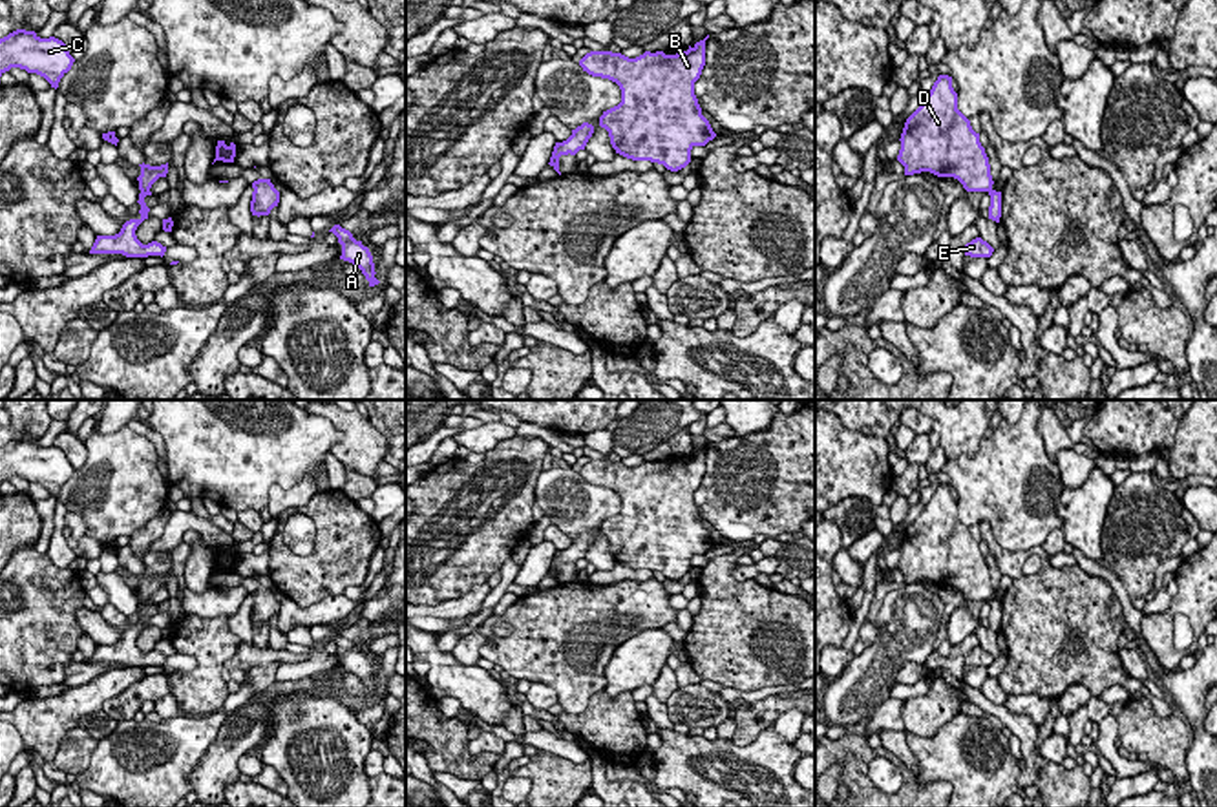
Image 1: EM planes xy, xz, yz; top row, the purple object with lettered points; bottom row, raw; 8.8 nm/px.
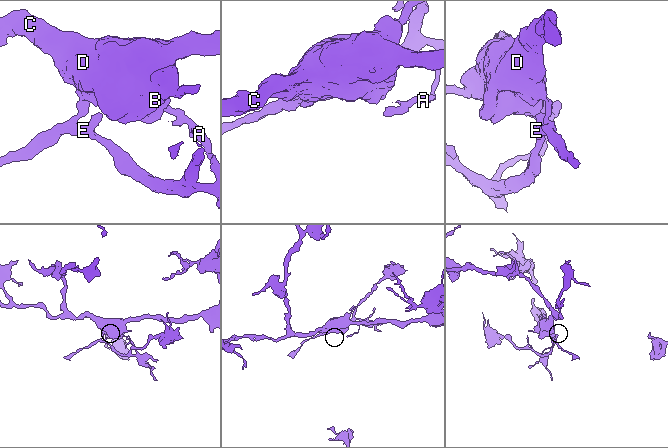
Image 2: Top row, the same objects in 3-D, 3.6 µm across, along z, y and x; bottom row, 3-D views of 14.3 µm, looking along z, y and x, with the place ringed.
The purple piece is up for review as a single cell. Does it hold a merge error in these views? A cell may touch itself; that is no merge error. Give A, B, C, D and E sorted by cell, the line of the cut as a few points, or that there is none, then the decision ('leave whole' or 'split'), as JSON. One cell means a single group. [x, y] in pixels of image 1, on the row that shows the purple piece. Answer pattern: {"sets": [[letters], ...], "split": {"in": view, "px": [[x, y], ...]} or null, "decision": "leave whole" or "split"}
{"sets": [["A", "E"], ["B", "C", "D"]], "split": {"in": "xy", "px": [[141, 190], [148, 192]]}, "decision": "split"}

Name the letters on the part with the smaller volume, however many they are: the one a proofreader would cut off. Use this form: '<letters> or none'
A, E

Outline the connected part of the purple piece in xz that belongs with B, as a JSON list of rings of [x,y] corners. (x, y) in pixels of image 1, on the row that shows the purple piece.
[[[705,40],[687,51],[645,51],[629,58],[612,51],[590,51],[579,66],[592,77],[616,82],[621,102],[599,117],[616,153],[651,161],[678,172],[691,162],[691,150],[716,137],[694,95],[705,66]]]

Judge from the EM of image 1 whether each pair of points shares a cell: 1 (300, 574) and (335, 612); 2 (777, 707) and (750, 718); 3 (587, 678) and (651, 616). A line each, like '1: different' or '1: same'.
1: different
2: same
3: same

